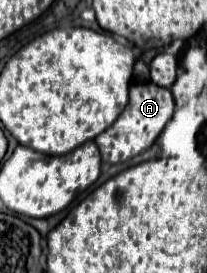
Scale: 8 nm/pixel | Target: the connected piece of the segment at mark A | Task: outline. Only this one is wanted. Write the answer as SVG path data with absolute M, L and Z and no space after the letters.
M133 81L129 87L129 103L123 109L123 113L119 115L119 119L101 135L97 135L95 143L101 151L103 161L107 163L121 163L127 161L135 155L139 155L141 151L149 149L155 139L159 137L159 133L163 131L163 127L167 125L167 121L173 115L173 95L169 89L159 87L151 81Z

